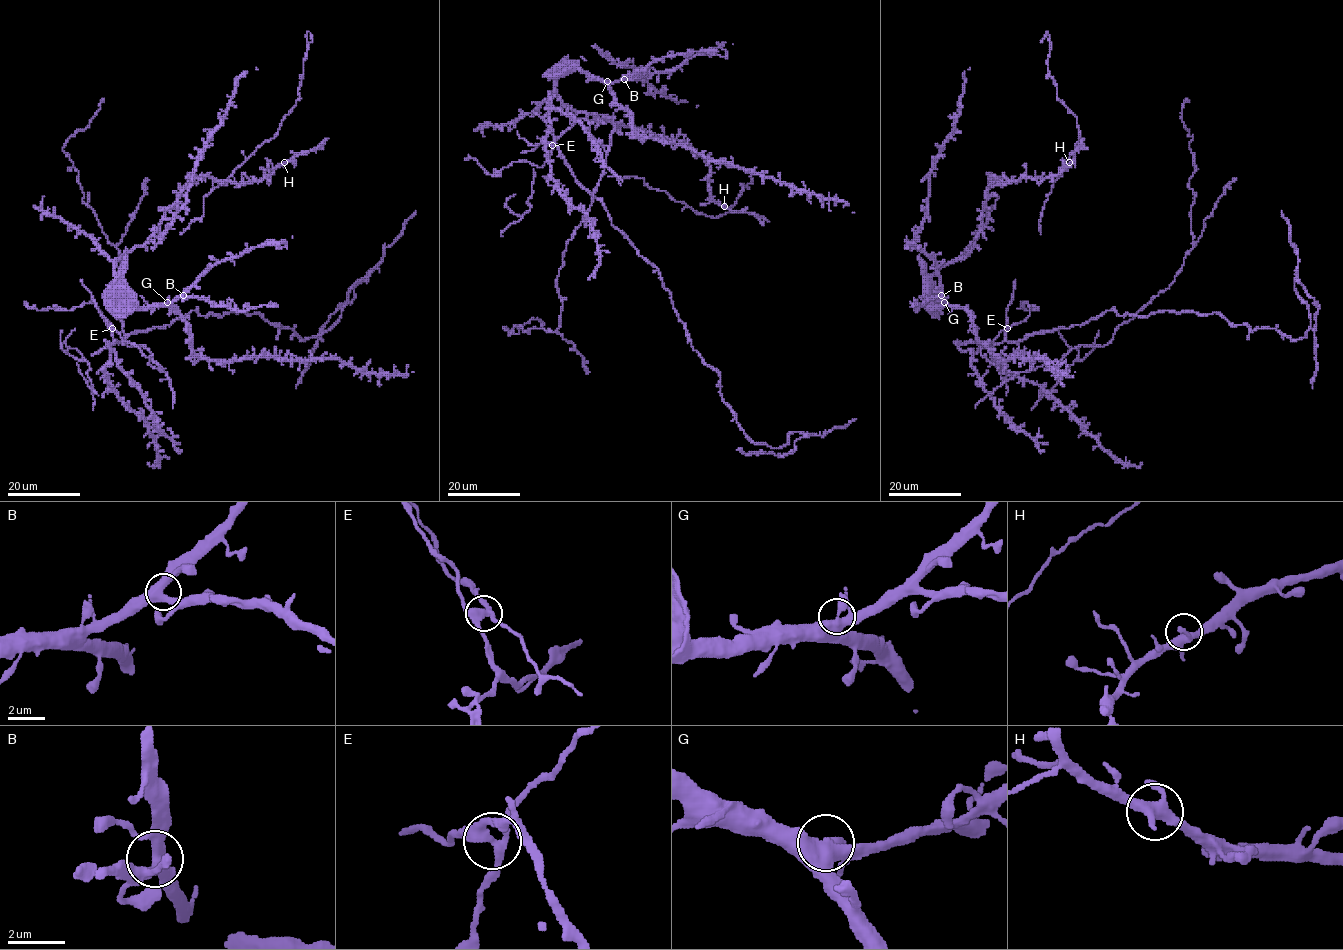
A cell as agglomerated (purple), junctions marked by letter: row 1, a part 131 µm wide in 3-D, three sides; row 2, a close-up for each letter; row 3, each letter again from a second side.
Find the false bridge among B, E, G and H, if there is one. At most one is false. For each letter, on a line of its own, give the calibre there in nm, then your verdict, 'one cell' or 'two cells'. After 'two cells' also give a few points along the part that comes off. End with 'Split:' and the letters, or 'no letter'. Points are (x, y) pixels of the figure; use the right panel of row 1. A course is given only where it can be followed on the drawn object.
B: 400 nm | one cell
E: 360 nm | two cells | (1007, 328), (1016, 341), (1107, 311), (1194, 312), (1299, 340), (1310, 319), (1295, 279), (1317, 303), (1312, 388)
G: 400 nm | one cell
H: 360 nm | one cell
Split: E

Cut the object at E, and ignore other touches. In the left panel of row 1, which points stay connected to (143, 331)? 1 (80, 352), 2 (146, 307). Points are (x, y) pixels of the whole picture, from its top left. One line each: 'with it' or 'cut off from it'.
1: cut off from it
2: cut off from it

